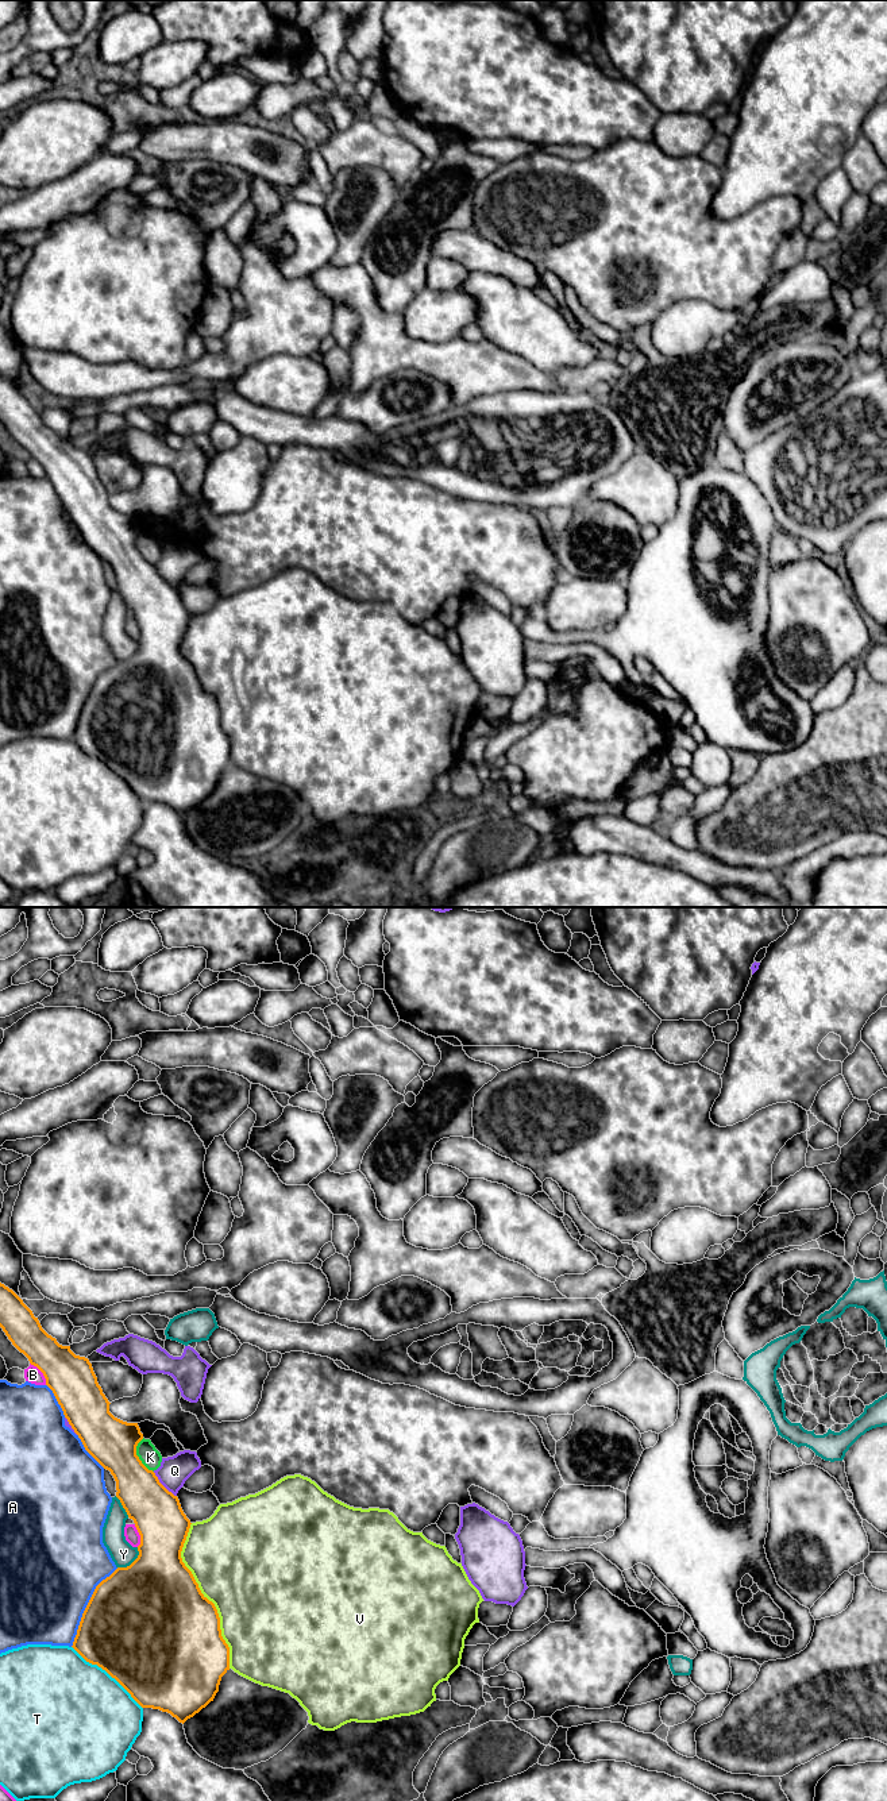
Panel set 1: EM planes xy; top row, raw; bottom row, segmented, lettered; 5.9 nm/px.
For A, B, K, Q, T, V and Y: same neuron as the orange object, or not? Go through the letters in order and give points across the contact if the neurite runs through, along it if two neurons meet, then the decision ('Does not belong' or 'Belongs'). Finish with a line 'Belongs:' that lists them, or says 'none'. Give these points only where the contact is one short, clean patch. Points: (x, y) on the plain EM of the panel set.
A: Does not belong
B: Does not belong
K: Does not belong
Q: Does not belong
T: Does not belong
V: Does not belong
Y: Does not belong
Belongs: none

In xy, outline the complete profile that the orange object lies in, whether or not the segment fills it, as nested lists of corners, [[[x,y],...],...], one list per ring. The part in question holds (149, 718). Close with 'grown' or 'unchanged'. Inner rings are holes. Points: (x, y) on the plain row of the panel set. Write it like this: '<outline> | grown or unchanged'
[[[1,375],[0,420],[30,456],[43,466],[46,478],[53,483],[85,543],[111,564],[116,574],[116,590],[140,628],[138,651],[127,660],[117,660],[96,679],[82,706],[72,740],[86,755],[97,757],[115,771],[142,801],[167,805],[184,817],[213,794],[221,770],[230,763],[230,740],[221,729],[217,702],[201,686],[192,664],[181,651],[192,616],[184,606],[178,590],[169,585],[155,566],[149,563],[136,548],[136,539],[143,532],[143,527],[138,516],[123,514],[109,505],[111,495],[103,486],[89,452],[76,448],[70,439],[62,439],[49,428],[23,393]]] | unchanged

